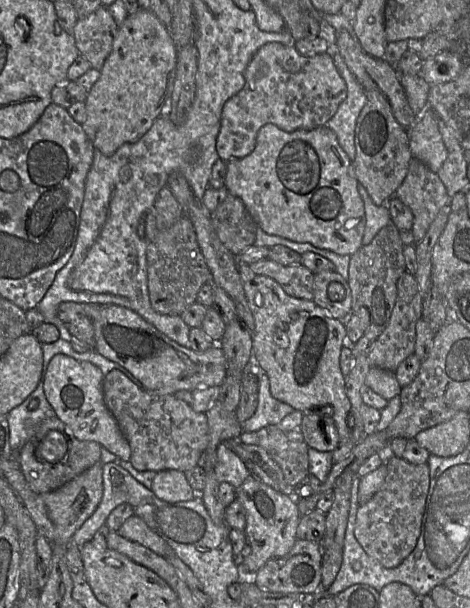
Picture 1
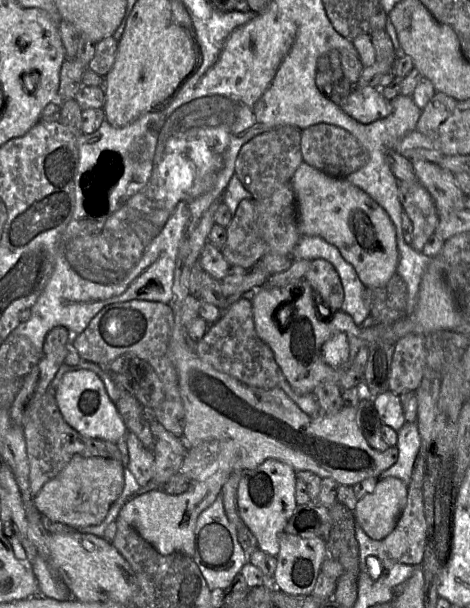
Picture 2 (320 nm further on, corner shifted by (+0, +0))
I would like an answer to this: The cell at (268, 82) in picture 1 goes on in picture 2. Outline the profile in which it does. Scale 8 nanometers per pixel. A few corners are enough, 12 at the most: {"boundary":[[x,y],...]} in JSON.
{"boundary":[[354,86],[338,106],[361,124],[392,112],[379,87]]}

